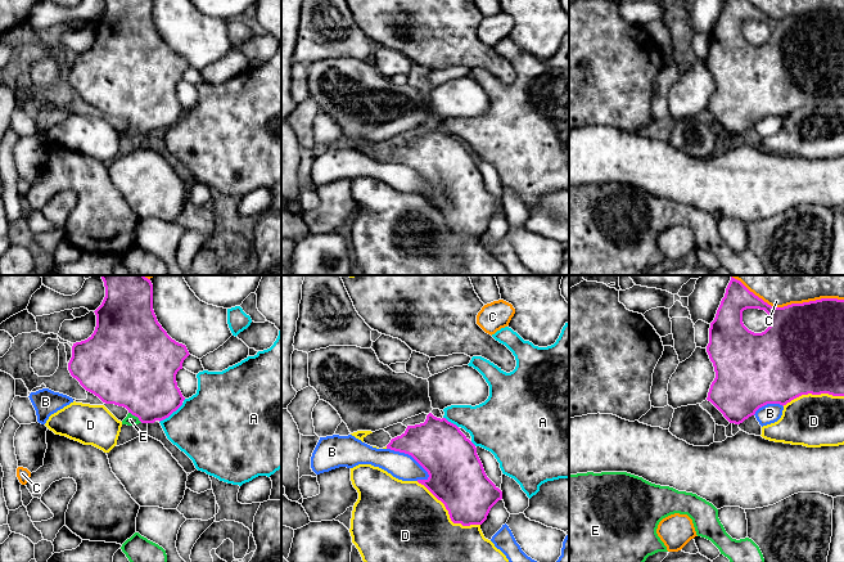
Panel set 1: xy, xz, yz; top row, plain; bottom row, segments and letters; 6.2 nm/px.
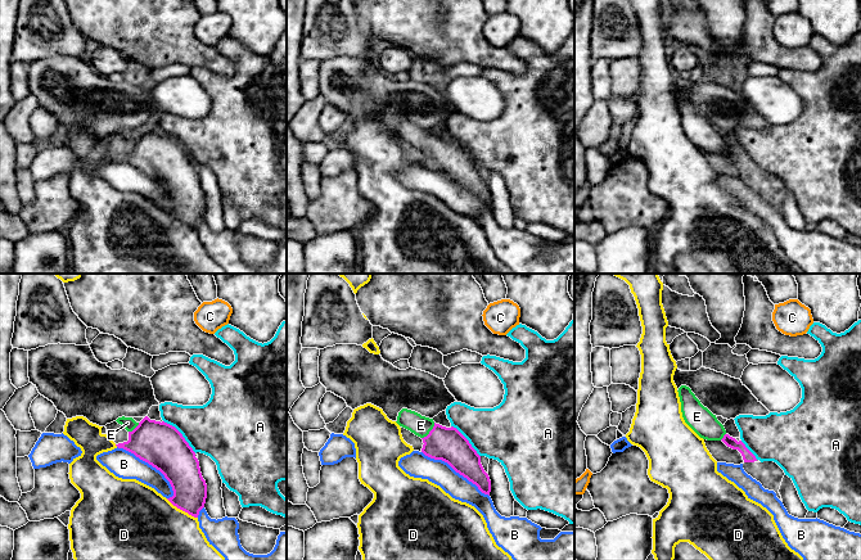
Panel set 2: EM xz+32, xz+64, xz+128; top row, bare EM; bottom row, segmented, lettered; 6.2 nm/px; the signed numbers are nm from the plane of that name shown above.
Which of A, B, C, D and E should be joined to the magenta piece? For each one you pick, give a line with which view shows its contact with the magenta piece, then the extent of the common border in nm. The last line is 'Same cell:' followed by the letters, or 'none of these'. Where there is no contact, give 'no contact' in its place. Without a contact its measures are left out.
E: contact in xy; length 110 nm
Same cell: E

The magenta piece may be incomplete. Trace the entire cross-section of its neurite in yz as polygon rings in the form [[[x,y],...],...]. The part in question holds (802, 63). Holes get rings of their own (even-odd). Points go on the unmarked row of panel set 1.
[[[726,0],[716,30],[710,35],[707,64],[716,84],[707,112],[730,135],[740,136],[767,116],[784,118],[802,107],[844,108],[844,12],[821,10],[773,19],[748,0]],[[746,21],[764,22],[771,30],[769,39],[762,45],[749,42],[743,35],[743,23]]]

